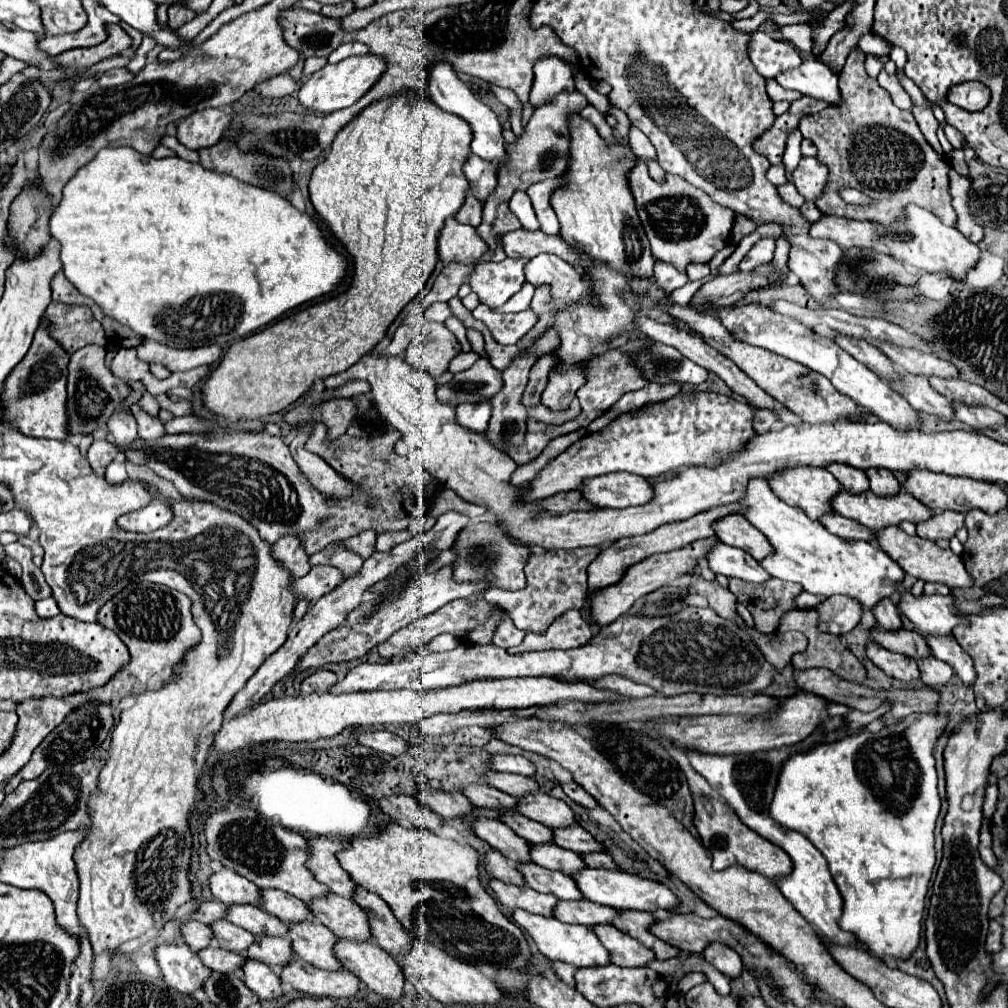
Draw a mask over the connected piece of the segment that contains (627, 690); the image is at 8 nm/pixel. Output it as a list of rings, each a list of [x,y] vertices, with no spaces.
[[[610,674],[610,676],[602,676],[598,678],[596,682],[590,682],[594,688],[598,690],[608,690],[608,692],[616,692],[620,696],[626,696],[626,698],[644,698],[644,696],[654,696],[658,694],[654,688],[646,686],[646,684],[636,684],[624,676],[616,676],[616,674]]]

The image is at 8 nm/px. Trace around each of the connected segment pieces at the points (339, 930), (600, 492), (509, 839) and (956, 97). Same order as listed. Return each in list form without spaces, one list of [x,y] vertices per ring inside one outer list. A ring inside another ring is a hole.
[[[328,892],[326,896],[318,896],[308,902],[312,916],[330,928],[338,938],[348,940],[368,940],[370,926],[366,912],[354,904],[354,900]]]
[[[604,474],[586,478],[580,488],[582,496],[598,508],[628,508],[652,500],[652,484],[636,474]]]
[[[480,816],[480,818],[474,818],[472,830],[480,840],[488,842],[492,848],[502,852],[508,860],[512,860],[512,862],[530,860],[526,840],[522,840],[518,834],[514,834],[504,822]]]
[[[964,82],[952,86],[946,100],[965,110],[982,110],[990,100],[990,90],[980,82]]]

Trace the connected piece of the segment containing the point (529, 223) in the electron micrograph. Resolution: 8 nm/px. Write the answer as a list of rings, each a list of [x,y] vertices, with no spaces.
[[[514,192],[512,200],[510,200],[510,210],[518,216],[524,230],[538,230],[540,228],[540,222],[534,214],[532,202],[530,202],[526,192]]]

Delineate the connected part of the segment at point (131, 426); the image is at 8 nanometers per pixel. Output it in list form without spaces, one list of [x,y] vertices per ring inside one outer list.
[[[116,408],[114,416],[110,416],[110,420],[106,422],[106,426],[108,426],[114,442],[120,448],[126,448],[136,438],[136,420],[134,420],[134,416],[132,416],[130,410]]]

